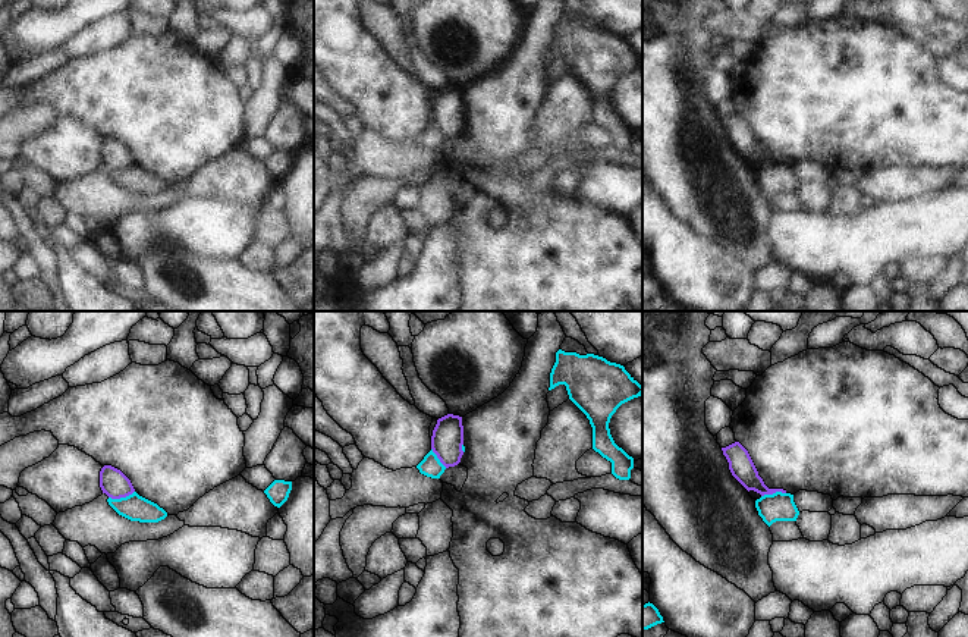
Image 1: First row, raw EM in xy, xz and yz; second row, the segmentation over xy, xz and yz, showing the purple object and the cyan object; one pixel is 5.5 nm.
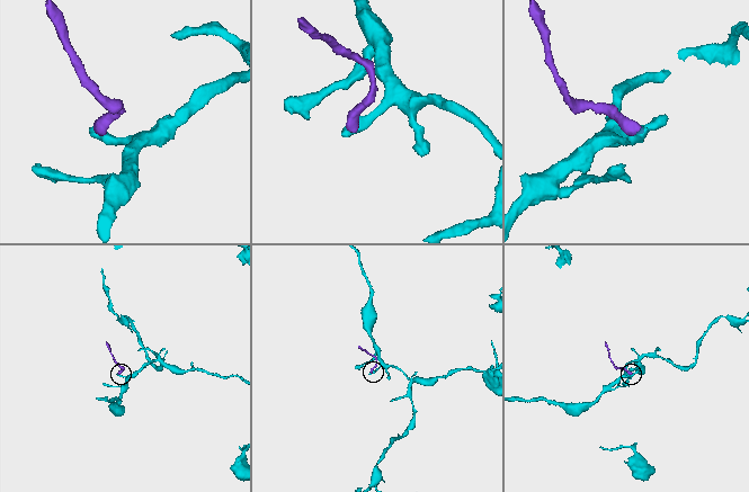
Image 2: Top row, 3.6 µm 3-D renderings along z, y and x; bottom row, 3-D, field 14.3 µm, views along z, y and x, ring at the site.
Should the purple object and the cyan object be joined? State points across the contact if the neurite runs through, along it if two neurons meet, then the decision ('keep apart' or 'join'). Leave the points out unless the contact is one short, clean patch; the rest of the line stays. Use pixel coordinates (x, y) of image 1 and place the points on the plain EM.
along xy (134, 162), (125, 168), (109, 169) | keep apart

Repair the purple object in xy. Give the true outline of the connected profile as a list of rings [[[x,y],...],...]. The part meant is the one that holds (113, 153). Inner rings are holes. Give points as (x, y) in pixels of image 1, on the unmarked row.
[[[104,136],[100,142],[100,159],[111,170],[120,170],[135,163],[131,151],[117,139]]]

